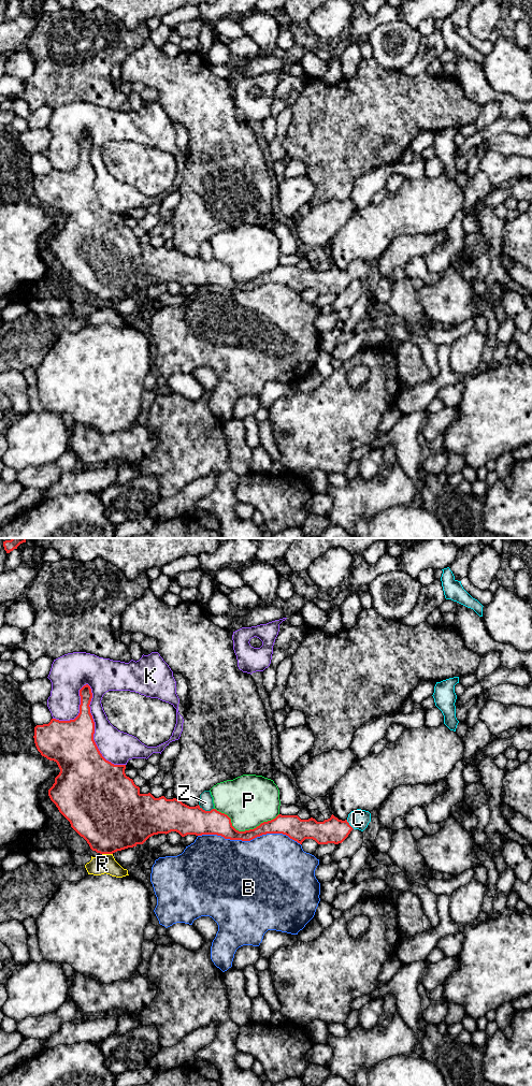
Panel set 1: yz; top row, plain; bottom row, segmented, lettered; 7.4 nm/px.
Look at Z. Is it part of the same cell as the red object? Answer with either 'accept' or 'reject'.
reject

